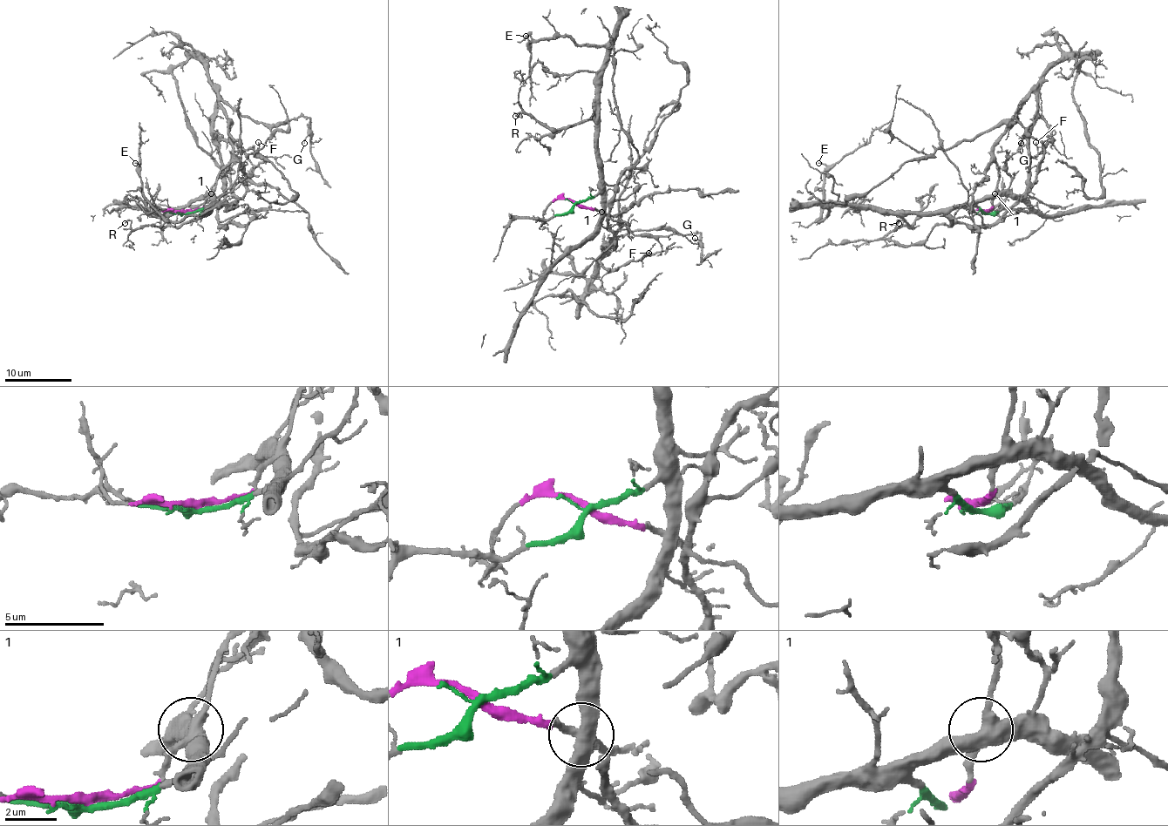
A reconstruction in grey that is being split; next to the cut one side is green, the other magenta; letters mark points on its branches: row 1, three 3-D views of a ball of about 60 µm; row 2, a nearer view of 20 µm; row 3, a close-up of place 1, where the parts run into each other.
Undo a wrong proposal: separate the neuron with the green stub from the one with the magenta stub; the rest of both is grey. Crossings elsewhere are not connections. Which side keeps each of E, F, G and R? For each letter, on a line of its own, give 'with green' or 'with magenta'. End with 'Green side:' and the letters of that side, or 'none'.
E: with green
F: with magenta
G: with magenta
R: with green
Green side: E, R

